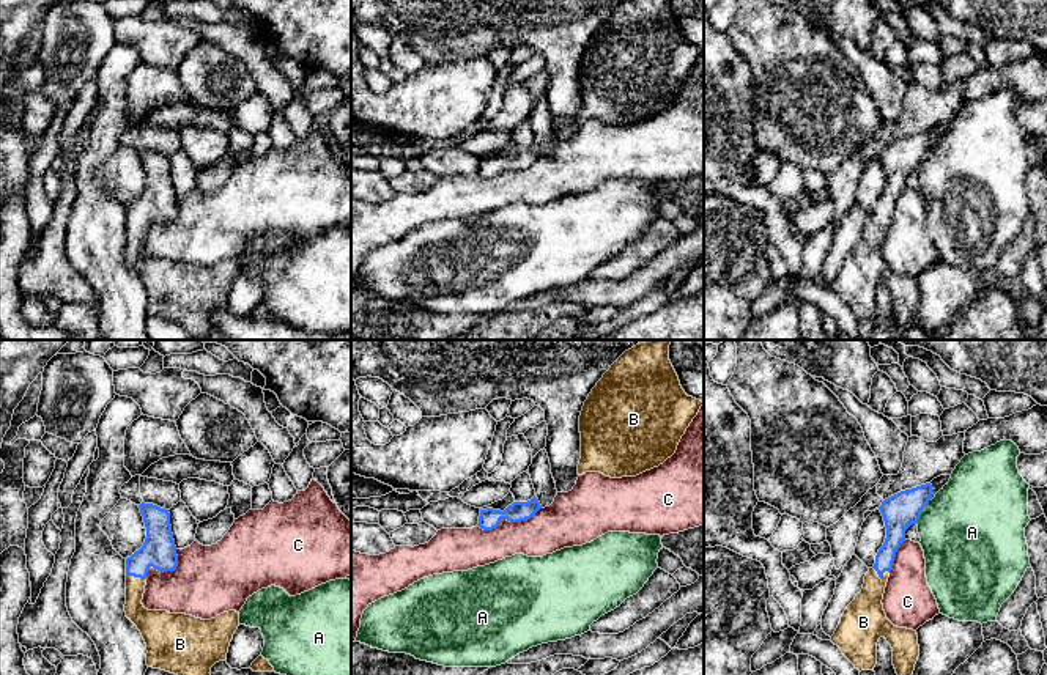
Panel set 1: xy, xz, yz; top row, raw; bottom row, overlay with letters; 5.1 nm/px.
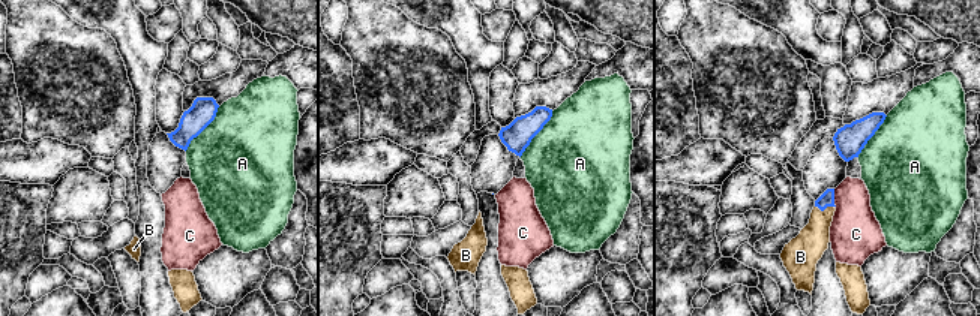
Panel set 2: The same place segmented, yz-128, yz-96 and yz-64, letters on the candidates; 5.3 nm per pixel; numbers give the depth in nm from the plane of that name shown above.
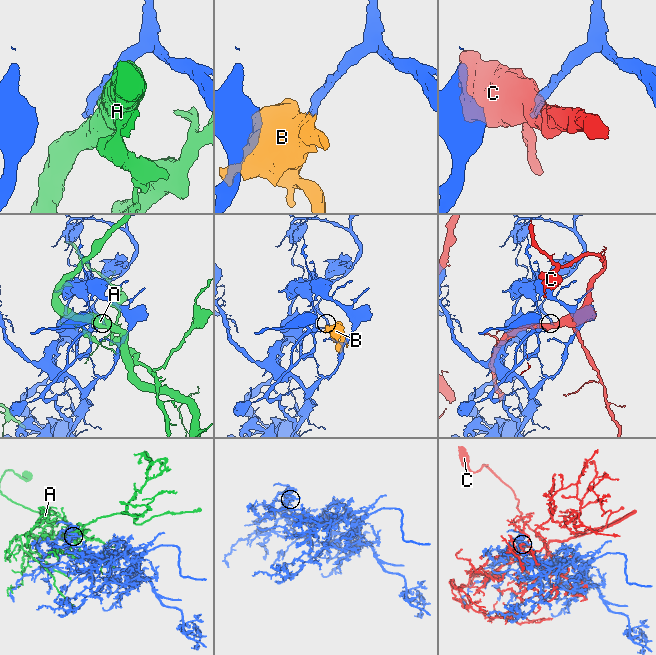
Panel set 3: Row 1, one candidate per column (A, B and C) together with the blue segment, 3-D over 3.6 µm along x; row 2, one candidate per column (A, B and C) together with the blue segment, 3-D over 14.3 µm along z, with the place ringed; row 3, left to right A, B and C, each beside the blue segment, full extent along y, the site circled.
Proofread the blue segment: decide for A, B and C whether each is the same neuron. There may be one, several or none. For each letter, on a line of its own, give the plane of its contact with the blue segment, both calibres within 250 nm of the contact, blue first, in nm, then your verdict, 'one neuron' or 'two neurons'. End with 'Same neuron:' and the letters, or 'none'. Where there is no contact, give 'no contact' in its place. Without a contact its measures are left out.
A: yz | 180/480 nm | two neurons
B: yz | 100/220 nm | one neuron
C: xz | 110/220 nm | two neurons
Same neuron: B

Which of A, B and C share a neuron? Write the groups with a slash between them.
A / B / C

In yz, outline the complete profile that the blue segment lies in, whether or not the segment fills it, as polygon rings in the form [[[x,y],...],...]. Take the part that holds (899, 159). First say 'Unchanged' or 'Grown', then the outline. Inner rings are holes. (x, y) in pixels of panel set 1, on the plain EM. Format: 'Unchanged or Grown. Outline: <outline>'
Grown. Outline: [[[926,131],[901,138],[879,154],[886,186],[875,203],[875,211],[864,223],[861,239],[844,258],[831,283],[855,316],[872,318],[877,312],[877,290],[885,285],[893,296],[893,313],[901,327],[910,326],[919,304],[918,282],[894,274],[883,258],[883,241],[897,197],[905,189],[905,178],[916,172],[932,146],[932,132]]]

